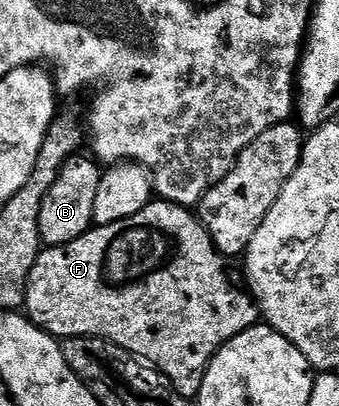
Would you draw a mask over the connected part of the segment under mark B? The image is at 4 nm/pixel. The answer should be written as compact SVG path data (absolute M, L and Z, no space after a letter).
M92 158L68 159L55 177L55 185L47 189L39 209L39 233L45 247L58 247L75 241L94 226L95 197L99 194L99 181L103 171Z

